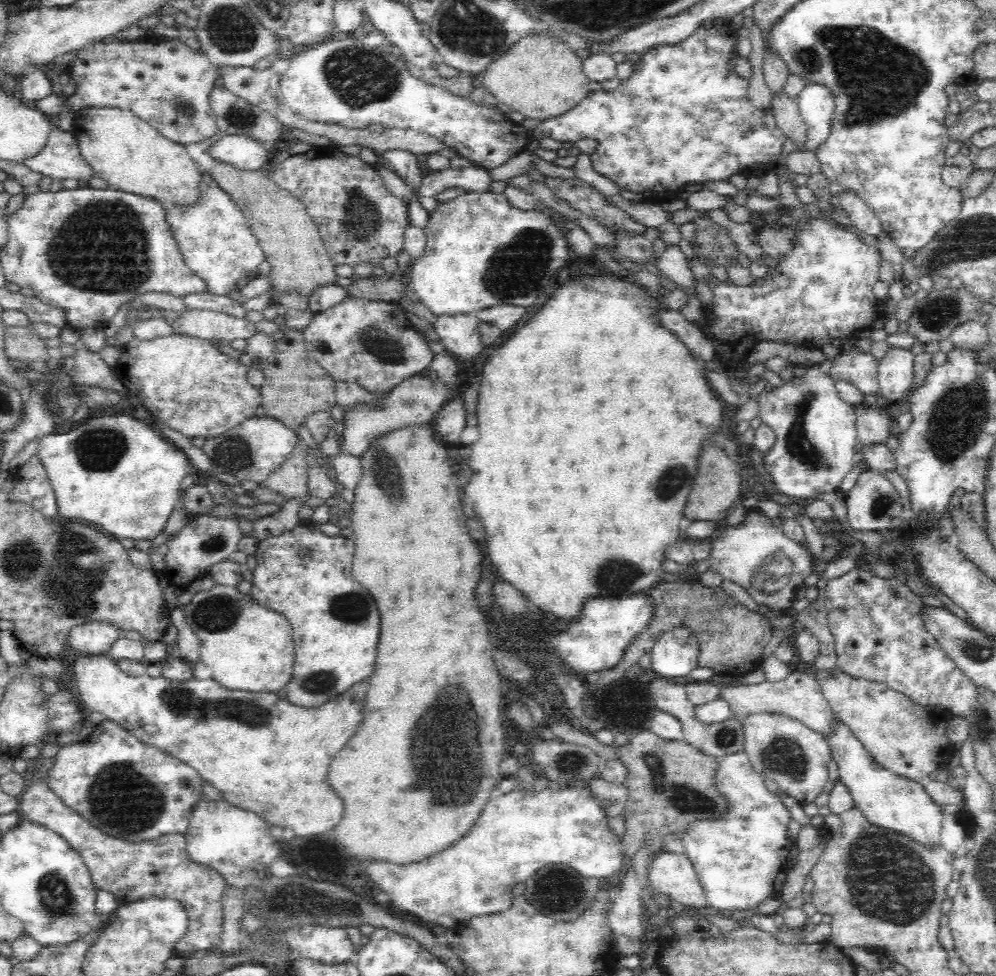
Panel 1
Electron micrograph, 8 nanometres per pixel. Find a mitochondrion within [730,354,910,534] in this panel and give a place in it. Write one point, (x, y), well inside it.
(810, 456)

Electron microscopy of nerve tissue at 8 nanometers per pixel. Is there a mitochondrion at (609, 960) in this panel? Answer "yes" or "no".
no

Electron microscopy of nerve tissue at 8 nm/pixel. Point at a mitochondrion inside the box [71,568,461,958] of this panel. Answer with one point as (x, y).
(121, 799)

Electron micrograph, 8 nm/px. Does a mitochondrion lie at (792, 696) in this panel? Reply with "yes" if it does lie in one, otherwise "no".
no

